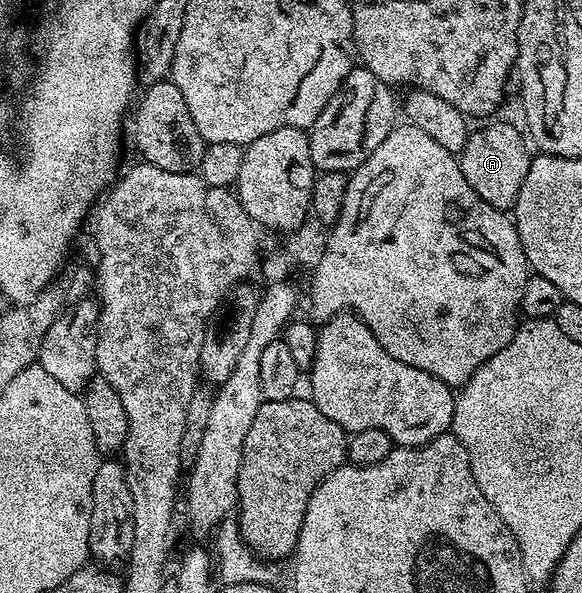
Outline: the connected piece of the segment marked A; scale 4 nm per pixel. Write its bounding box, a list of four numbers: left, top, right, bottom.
[457,120,532,209]

